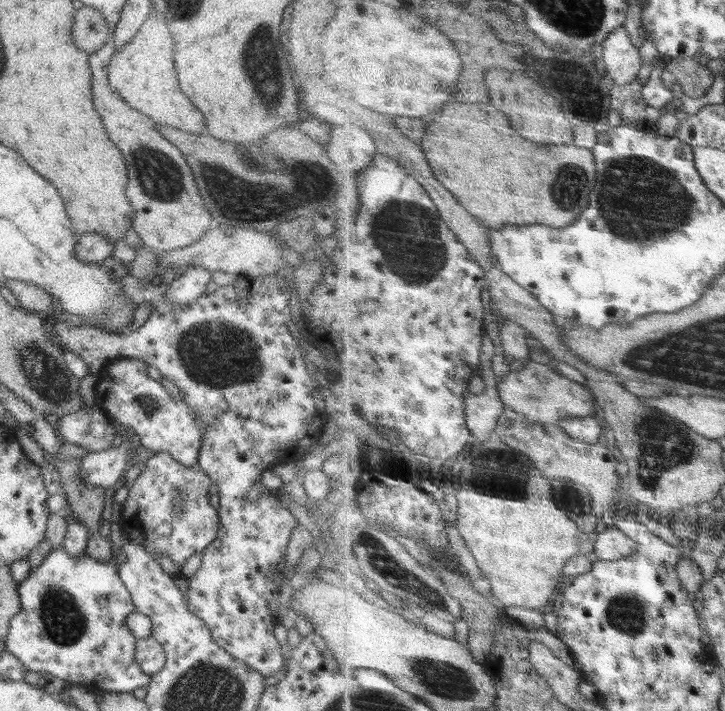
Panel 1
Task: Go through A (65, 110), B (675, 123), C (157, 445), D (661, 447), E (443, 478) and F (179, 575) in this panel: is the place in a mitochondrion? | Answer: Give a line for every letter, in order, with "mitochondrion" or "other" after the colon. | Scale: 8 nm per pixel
A: other
B: other
C: other
D: mitochondrion
E: other
F: other

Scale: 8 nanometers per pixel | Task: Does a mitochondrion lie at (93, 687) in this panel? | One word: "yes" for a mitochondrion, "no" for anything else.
no

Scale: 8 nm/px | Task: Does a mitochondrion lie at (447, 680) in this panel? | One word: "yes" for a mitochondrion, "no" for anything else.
yes

